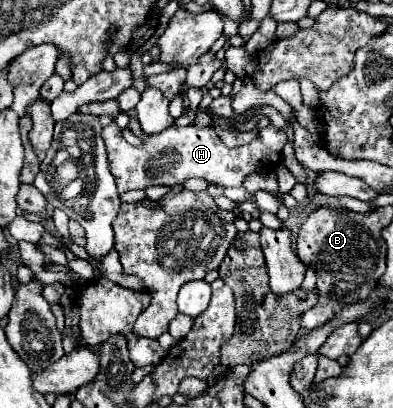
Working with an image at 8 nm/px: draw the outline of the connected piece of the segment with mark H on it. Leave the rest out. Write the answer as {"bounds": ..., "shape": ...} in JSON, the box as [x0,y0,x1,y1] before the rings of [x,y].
{"bounds":[102,122,286,192],"shape":[[[116,122],[104,126],[102,138],[108,148],[108,162],[110,172],[116,180],[118,192],[128,190],[142,190],[146,186],[162,184],[162,186],[178,186],[188,178],[204,178],[210,184],[218,186],[242,186],[244,178],[254,172],[264,172],[274,168],[282,158],[282,148],[286,144],[286,132],[282,128],[276,128],[268,124],[264,130],[260,130],[258,138],[254,138],[250,144],[238,146],[238,148],[226,148],[222,140],[216,136],[214,128],[200,128],[200,126],[184,126],[176,128],[170,126],[162,134],[148,136],[144,146],[136,148],[128,144],[122,136],[122,130]]]}

